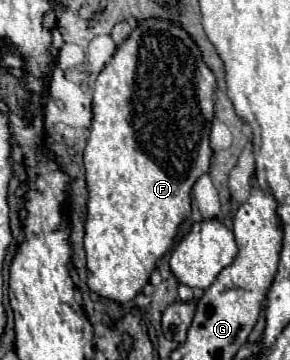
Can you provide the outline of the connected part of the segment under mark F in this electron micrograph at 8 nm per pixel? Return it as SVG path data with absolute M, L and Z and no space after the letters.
M148 20L140 22L138 28L130 34L122 46L116 48L110 64L96 76L94 80L94 92L92 92L92 110L94 120L90 126L90 138L84 148L84 168L86 168L86 188L88 188L88 202L86 202L86 222L84 222L84 250L86 250L86 268L88 268L88 288L98 294L104 300L112 300L116 304L130 302L142 288L148 284L148 278L152 270L156 268L156 262L164 256L164 252L174 244L174 238L178 234L180 224L190 216L190 190L194 182L208 172L212 150L208 146L208 126L214 118L214 86L216 78L212 70L204 64L200 58L198 46L192 42L192 38L182 30L176 28L172 22L166 20Z

